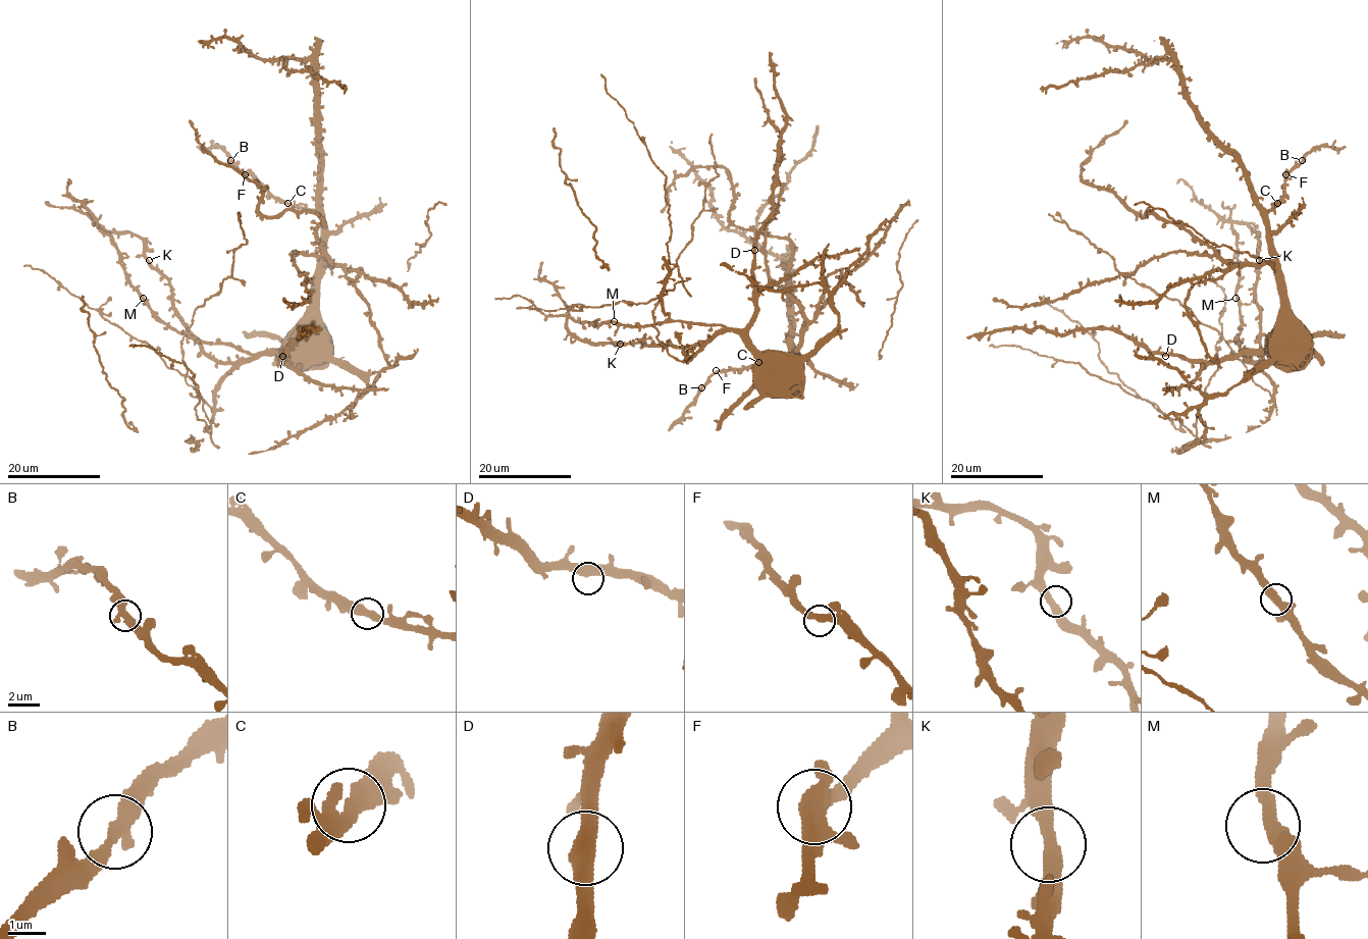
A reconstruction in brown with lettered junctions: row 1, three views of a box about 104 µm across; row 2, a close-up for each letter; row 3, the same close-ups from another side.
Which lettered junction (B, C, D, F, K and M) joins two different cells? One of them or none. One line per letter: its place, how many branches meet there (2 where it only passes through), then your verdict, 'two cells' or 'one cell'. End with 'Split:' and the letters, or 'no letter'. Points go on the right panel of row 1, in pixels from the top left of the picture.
B: at (1302, 160); 2 branches meet; one cell
C: at (1277, 203); 2 branches meet; one cell
D: at (1165, 356); 2 branches meet; one cell
F: at (1285, 174); 2 branches meet; one cell
K: at (1259, 260); 2 branches meet; one cell
M: at (1235, 298); 2 branches meet; one cell
Split: no letter

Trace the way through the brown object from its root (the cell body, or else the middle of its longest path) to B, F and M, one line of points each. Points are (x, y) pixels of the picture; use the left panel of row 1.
B: (296, 341), (292, 335), (312, 306), (314, 272), (321, 259), (321, 217), (313, 210), (277, 200), (230, 160)
F: (296, 341), (292, 335), (312, 306), (314, 272), (321, 259), (321, 217), (313, 210), (277, 200), (245, 174)
M: (296, 341), (292, 338), (285, 348), (261, 354), (244, 353), (227, 345), (196, 343), (171, 329), (143, 298)

